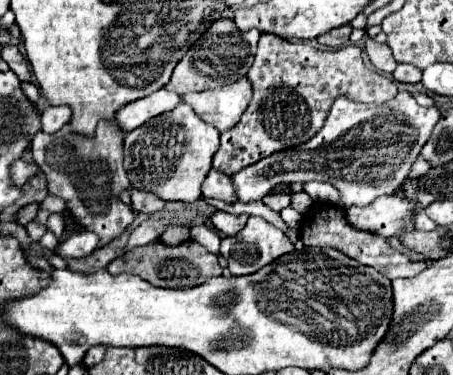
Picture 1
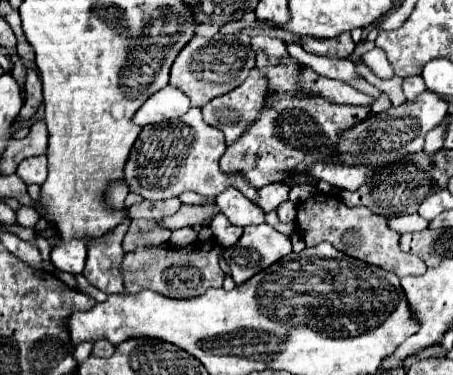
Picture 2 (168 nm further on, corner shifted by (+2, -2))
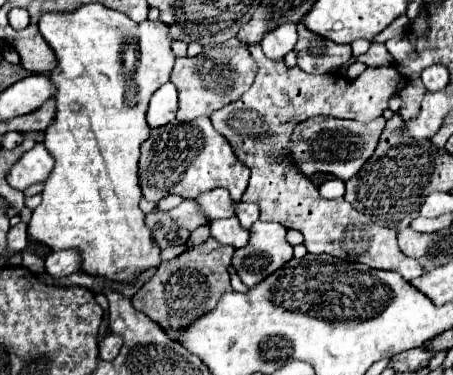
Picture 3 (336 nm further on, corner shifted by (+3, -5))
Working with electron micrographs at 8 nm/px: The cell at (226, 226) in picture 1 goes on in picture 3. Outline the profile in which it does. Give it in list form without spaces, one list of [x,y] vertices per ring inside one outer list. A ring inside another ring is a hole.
[[[236,216],[210,222],[210,236],[220,244],[228,244],[232,248],[242,248],[248,242],[248,230],[238,224]]]

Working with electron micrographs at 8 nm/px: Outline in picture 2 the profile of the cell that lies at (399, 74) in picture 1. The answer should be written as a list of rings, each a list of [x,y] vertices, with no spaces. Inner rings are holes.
[[[407,77],[405,81],[403,81],[403,91],[405,91],[405,97],[407,97],[407,101],[413,101],[415,97],[419,97],[423,91],[425,91],[427,87],[425,87],[425,83],[423,83],[423,77]]]

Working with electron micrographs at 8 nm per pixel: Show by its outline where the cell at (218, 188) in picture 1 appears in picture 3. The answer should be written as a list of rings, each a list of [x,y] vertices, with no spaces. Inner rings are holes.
[[[234,202],[234,214],[240,220],[242,228],[250,228],[258,220],[258,206],[256,204],[244,204],[244,202]]]

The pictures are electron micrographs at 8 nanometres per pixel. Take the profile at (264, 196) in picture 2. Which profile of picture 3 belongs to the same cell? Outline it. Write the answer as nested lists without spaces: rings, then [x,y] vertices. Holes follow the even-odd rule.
[[[248,46],[258,64],[254,84],[236,102],[212,112],[210,120],[232,146],[236,158],[250,168],[250,184],[242,202],[254,202],[260,208],[260,220],[278,222],[286,228],[304,234],[304,246],[312,254],[332,254],[342,260],[354,260],[378,270],[394,270],[404,280],[414,280],[424,274],[422,266],[398,250],[396,230],[374,224],[366,214],[352,208],[344,198],[324,200],[308,178],[304,178],[288,162],[280,162],[280,154],[288,154],[292,126],[324,114],[339,119],[372,122],[388,108],[388,98],[406,86],[406,78],[394,66],[366,68],[356,80],[346,80],[338,74],[308,74],[298,66],[288,68],[284,60],[272,62],[262,54],[262,46]]]

